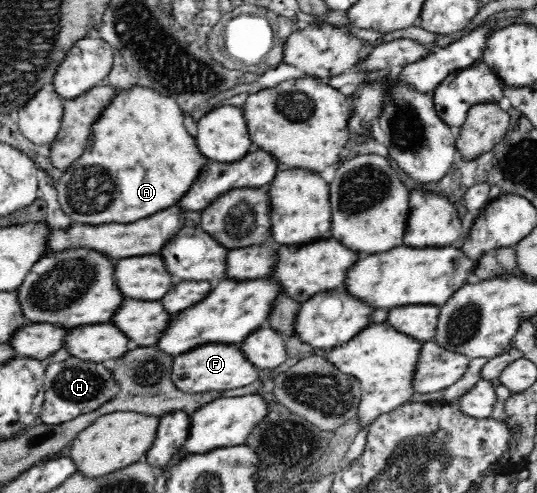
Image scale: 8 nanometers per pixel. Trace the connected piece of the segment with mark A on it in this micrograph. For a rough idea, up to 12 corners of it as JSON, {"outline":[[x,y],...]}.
{"outline":[[128,89],[55,184],[78,225],[180,201],[208,161],[172,97]]}

